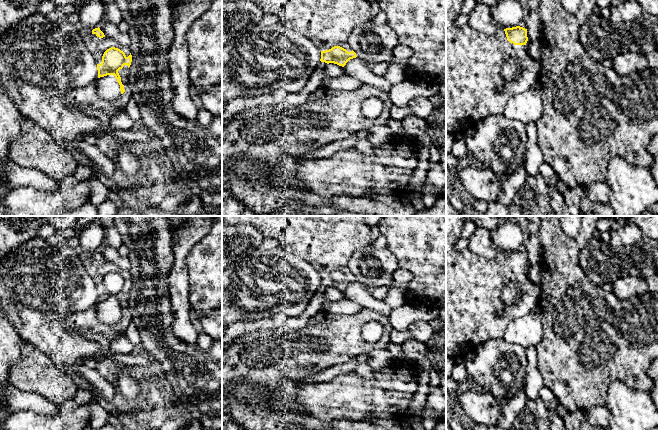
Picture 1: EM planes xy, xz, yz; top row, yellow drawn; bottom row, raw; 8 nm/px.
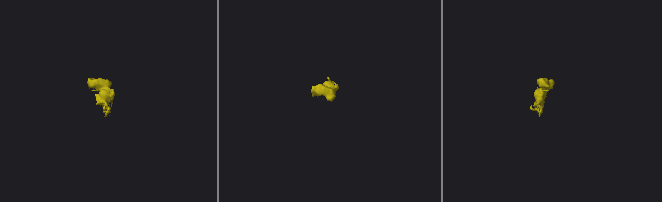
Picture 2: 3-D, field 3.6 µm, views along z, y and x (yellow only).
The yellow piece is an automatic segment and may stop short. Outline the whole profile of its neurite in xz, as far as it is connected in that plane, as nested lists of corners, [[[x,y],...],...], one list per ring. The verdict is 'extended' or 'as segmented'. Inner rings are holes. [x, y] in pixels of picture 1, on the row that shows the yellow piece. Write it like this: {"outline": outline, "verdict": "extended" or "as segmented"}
{"outline": [[[249,0],[259,6],[264,14],[274,14],[277,15],[282,24],[290,30],[296,31],[303,34],[309,38],[321,51],[321,59],[317,67],[314,69],[310,78],[306,82],[305,86],[297,93],[289,93],[282,86],[266,91],[261,95],[256,95],[253,97],[240,97],[229,101],[224,104],[222,108],[222,120],[229,121],[233,116],[238,113],[244,112],[248,109],[257,106],[278,106],[278,105],[292,105],[301,106],[307,102],[307,99],[311,93],[322,86],[322,82],[325,78],[324,69],[327,64],[334,63],[339,66],[344,67],[346,63],[353,58],[356,58],[356,53],[348,45],[348,36],[351,31],[358,25],[365,22],[371,21],[373,19],[371,13],[371,6],[367,0]]], "verdict": "extended"}

